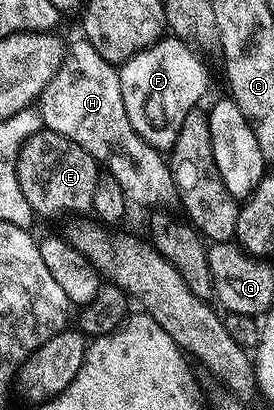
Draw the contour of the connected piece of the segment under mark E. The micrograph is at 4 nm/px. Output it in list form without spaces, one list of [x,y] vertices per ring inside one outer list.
[[[43,128],[32,135],[21,147],[17,160],[18,183],[29,201],[30,208],[41,219],[56,218],[59,214],[84,214],[97,205],[96,181],[100,174],[96,171],[97,159],[90,156],[74,140],[58,132]]]

